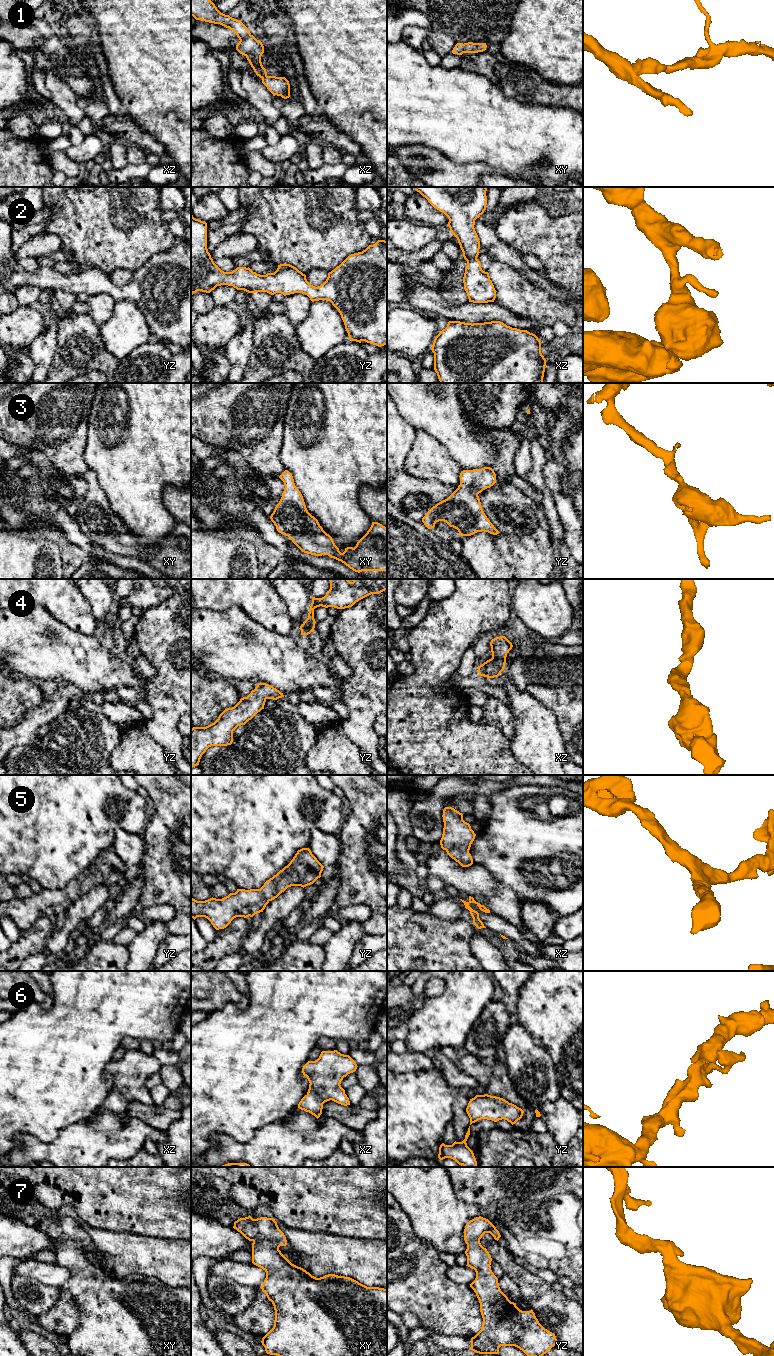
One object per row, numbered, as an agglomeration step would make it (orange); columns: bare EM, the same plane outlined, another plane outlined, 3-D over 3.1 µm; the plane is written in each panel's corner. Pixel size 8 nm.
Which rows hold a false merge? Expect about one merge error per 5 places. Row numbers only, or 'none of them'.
none of them

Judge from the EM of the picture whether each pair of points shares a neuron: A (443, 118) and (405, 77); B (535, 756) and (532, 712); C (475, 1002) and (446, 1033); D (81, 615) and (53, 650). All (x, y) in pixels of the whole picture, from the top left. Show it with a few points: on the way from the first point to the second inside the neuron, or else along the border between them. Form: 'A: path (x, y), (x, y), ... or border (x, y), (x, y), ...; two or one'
A: path (433, 108), (412, 87); one
B: path (535, 745), (534, 723); one
C: path (467, 1010), (452, 1025); one
D: border (51, 615), (72, 629), (92, 635); two

